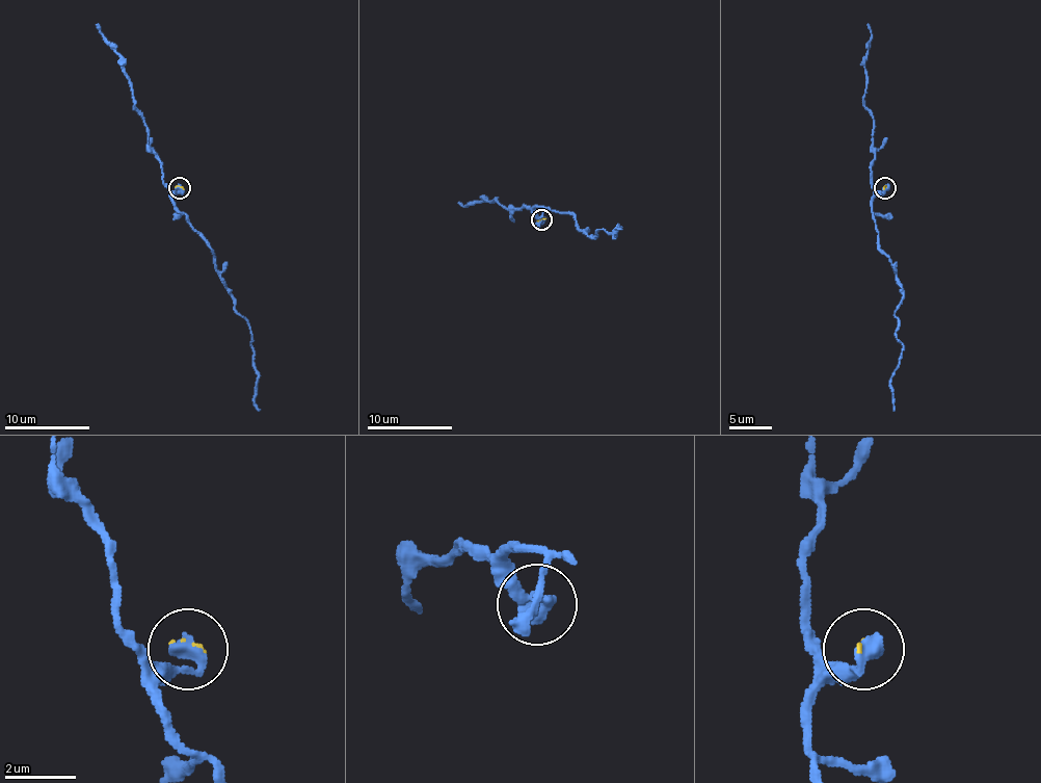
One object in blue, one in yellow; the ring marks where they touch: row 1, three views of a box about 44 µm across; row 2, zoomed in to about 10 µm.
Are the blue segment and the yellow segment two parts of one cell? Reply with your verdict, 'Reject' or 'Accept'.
Reject

